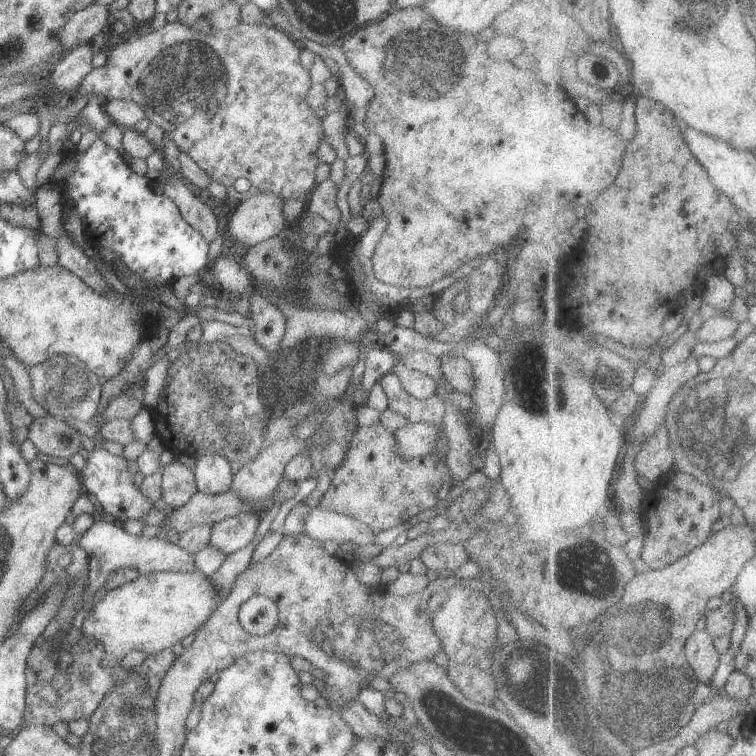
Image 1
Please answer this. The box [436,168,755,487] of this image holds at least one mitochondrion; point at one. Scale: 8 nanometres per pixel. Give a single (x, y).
(723, 404)

